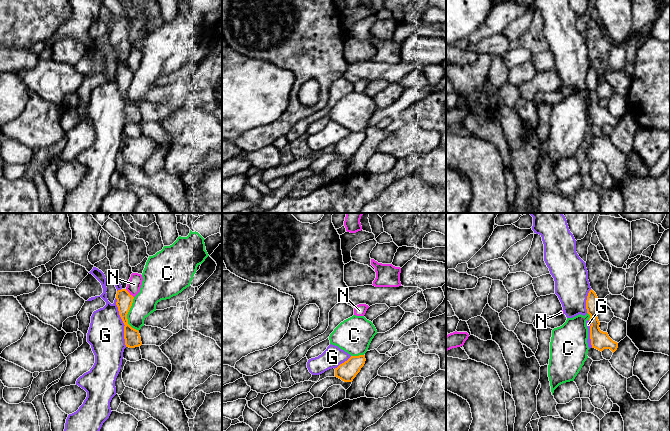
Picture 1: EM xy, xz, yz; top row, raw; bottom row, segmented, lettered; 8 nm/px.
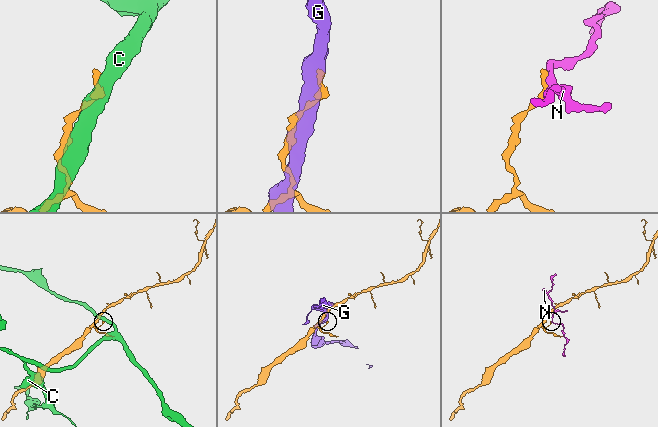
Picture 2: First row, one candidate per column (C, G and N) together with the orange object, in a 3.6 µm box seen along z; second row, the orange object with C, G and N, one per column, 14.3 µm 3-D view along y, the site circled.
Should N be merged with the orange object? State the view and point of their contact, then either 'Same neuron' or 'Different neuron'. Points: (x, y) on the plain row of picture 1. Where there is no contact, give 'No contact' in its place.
Touches orange at xy (129, 69). Different neuron

